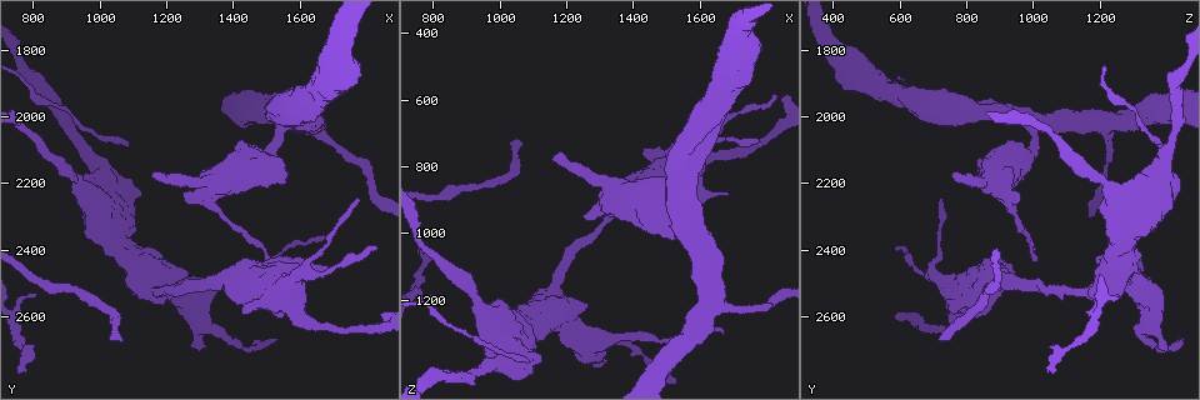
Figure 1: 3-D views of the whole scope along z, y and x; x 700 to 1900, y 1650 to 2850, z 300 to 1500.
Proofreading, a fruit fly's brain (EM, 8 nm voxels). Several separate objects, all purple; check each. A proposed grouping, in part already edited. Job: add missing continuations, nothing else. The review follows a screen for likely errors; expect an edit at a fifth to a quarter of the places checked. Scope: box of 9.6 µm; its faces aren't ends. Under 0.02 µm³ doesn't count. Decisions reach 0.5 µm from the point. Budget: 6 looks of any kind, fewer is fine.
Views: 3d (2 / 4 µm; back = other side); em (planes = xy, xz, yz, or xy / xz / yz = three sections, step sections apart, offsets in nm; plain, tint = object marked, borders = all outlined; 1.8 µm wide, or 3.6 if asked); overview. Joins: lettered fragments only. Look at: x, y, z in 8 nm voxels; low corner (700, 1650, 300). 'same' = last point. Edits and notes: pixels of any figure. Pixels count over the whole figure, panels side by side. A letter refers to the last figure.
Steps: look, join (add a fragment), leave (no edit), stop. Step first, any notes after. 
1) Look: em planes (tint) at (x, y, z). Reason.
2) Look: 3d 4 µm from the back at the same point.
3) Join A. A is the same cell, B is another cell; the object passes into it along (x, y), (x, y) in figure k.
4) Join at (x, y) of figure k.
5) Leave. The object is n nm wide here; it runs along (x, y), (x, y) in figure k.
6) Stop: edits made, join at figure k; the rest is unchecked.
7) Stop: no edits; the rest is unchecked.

Look: em xz step 16 (borders) at (1150, 2170, 770). An open end.

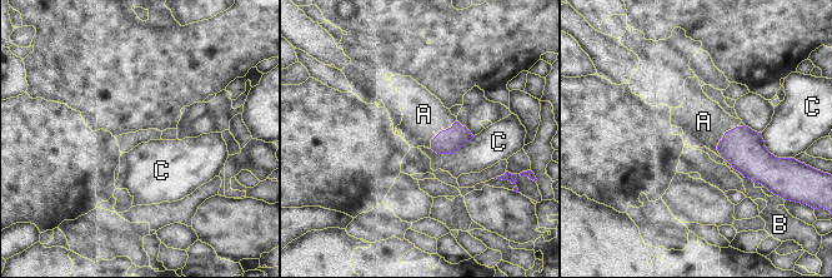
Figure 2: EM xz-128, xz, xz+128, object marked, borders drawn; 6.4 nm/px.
Look: em planes (borders) at the same point. Cut it another way.

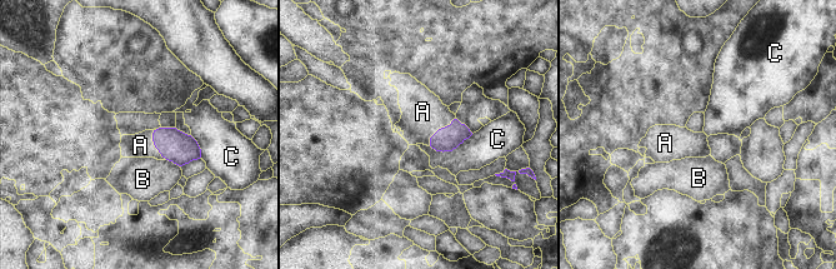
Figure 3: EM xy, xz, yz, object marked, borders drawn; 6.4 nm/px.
Join A. The object is 140 nm wide here; A is the same cell, B and C are other cells; it goes on there.

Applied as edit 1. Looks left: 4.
Look: em yz step 8 (tint) at (1070, 2670, 730). An open end.

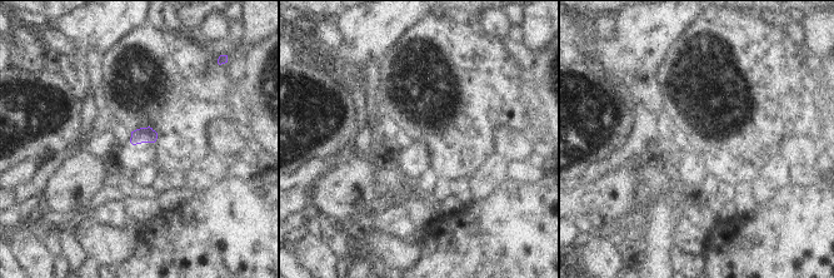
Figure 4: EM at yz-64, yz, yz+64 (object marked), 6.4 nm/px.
Look: em planes (borders) at the same point. Cut it another way.

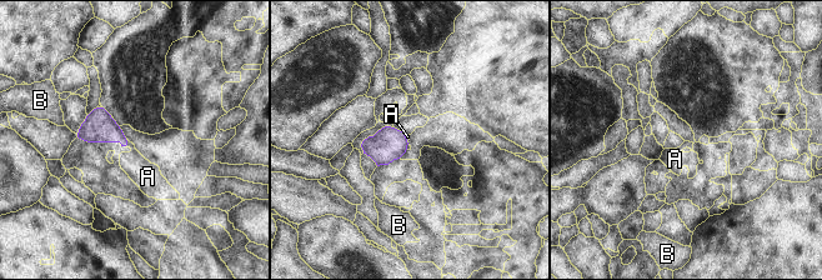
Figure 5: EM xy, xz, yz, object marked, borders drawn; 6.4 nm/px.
Join A. The object is 150 nm wide here; A is the same cell, B is another cell; the neuron continues.

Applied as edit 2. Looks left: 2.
Stop: edits made, join at figure 3, join at figure 5; the rest is unchecked.

